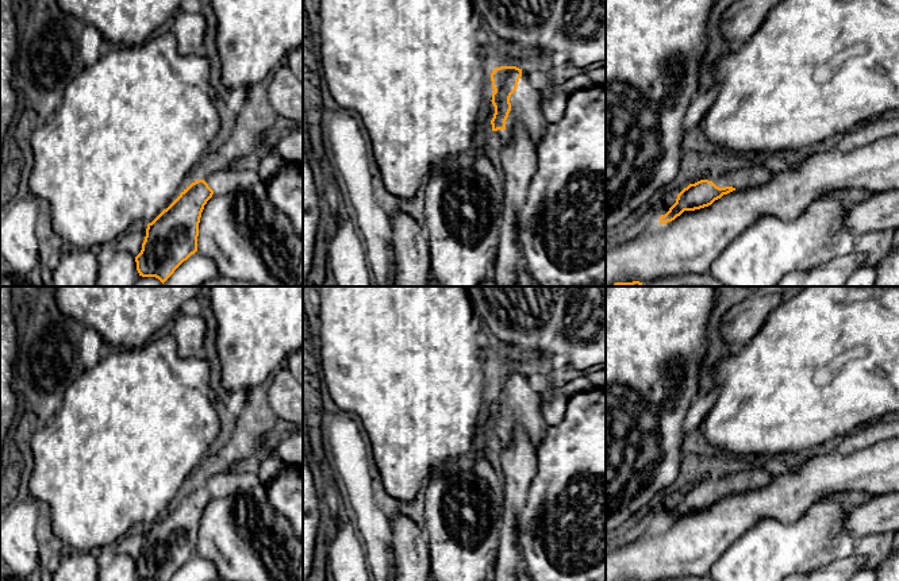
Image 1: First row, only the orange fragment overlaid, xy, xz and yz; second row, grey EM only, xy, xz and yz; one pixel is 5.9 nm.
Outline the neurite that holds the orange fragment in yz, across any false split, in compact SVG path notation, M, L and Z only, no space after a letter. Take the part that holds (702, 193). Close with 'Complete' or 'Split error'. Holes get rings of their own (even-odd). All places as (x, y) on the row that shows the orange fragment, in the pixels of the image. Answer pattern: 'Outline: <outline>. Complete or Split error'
Outline: M748 158L726 165L715 172L710 181L700 180L684 188L669 211L660 216L660 224L675 220L684 211L708 207L735 189L764 184L772 177L775 168L772 161L764 158Z. Split error

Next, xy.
Outline: M223 165L211 169L201 180L187 186L166 209L147 224L142 250L135 257L139 276L155 277L164 284L184 261L197 251L201 212L212 195L226 193L257 180L258 177L253 165Z. Split error

